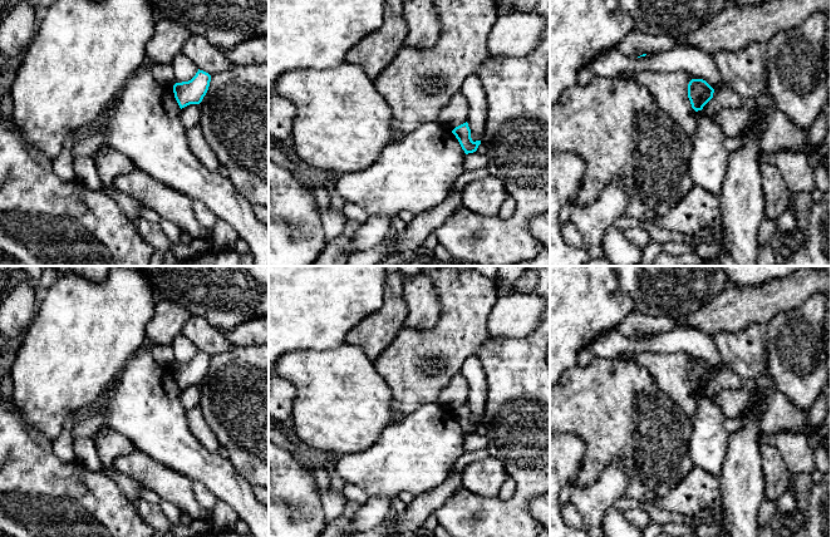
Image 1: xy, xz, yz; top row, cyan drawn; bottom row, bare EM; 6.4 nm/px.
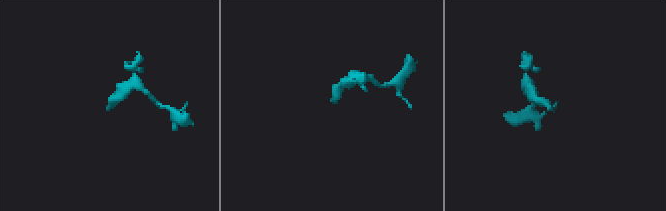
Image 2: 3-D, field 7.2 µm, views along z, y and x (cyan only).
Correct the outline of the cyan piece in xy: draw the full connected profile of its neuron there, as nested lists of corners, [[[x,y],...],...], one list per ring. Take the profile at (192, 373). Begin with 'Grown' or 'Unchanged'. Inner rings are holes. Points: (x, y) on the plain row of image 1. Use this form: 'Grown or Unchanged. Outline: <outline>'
Unchanged. Outline: [[[198,350],[191,361],[176,364],[173,374],[180,389],[182,390],[190,385],[200,385],[208,371],[210,363],[211,356]]]

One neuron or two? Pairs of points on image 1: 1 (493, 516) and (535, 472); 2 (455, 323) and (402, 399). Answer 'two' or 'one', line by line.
1: one
2: one

